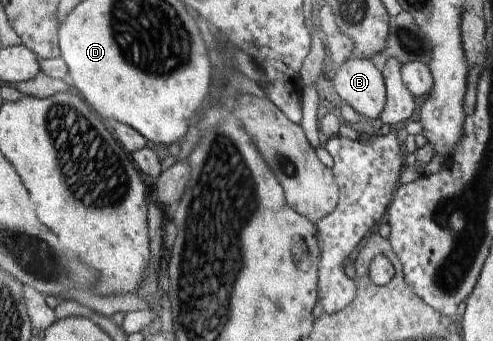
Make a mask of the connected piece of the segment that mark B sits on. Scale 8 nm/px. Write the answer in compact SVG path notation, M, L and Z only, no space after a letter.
M349 57L333 73L331 89L365 120L379 121L385 109L386 87L377 66L367 58Z

